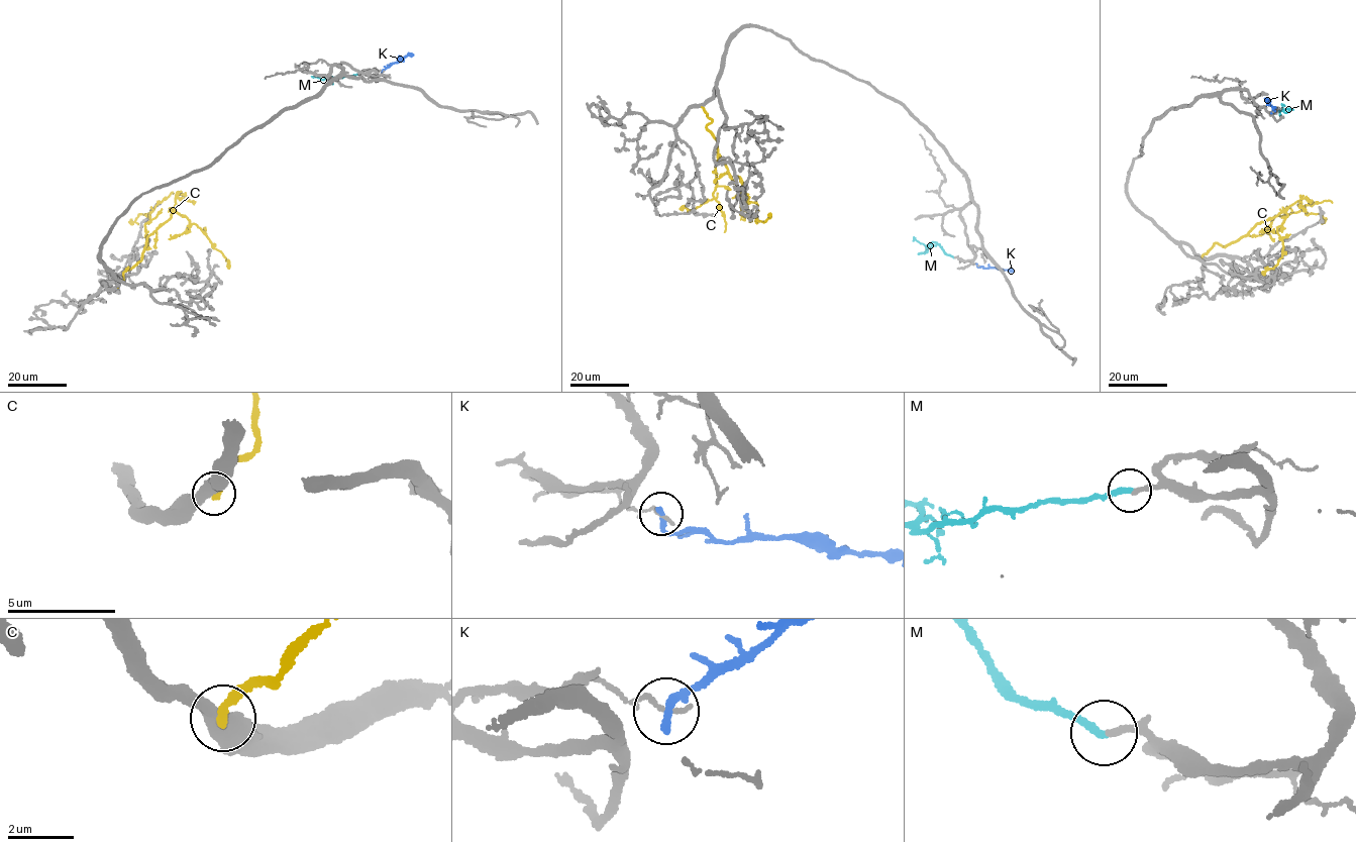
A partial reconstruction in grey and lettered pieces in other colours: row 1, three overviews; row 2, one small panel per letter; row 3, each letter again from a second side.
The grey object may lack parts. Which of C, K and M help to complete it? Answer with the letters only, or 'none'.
M

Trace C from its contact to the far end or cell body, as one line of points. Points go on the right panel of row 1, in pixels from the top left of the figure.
C: (1202, 257), (1215, 243), (1225, 246), (1257, 223), (1285, 212), (1276, 229), (1282, 255), (1264, 275)

